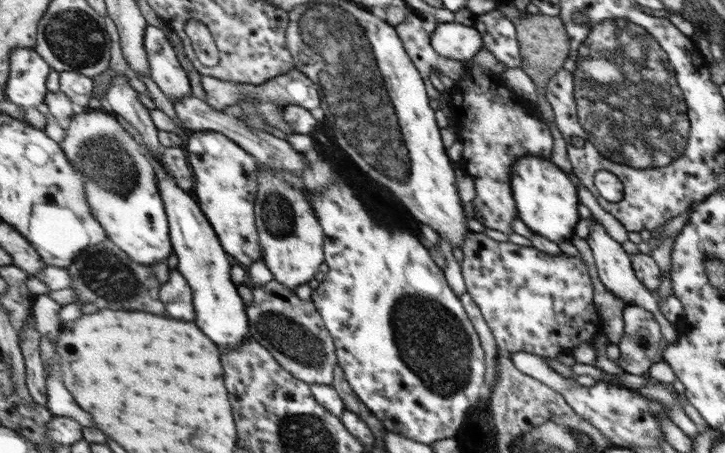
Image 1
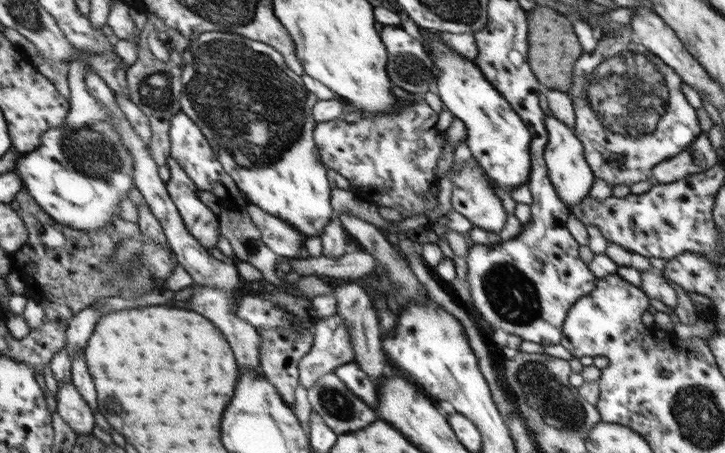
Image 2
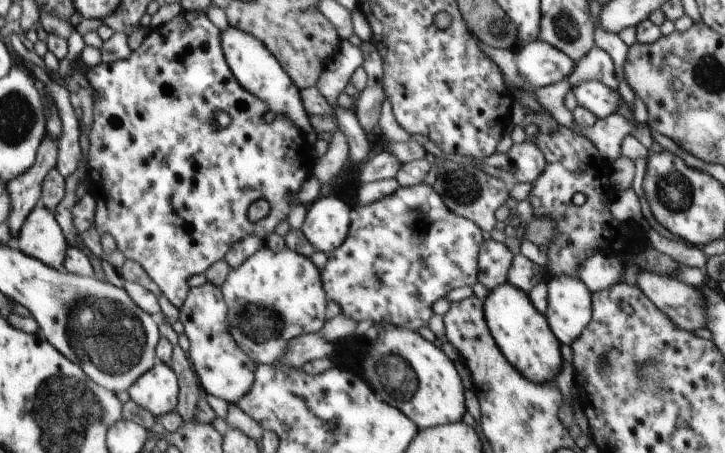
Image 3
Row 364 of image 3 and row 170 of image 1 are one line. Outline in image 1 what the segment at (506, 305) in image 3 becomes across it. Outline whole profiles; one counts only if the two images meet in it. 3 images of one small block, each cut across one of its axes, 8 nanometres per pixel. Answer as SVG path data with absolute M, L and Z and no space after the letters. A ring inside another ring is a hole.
M522 157L512 167L512 188L518 216L533 233L556 243L570 241L575 236L581 219L577 189L558 166L541 157Z

